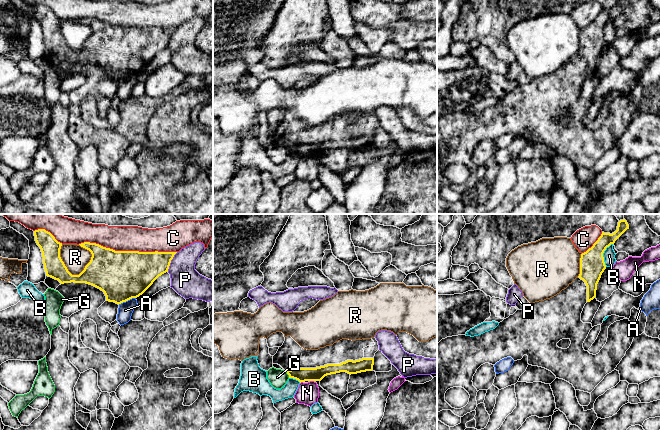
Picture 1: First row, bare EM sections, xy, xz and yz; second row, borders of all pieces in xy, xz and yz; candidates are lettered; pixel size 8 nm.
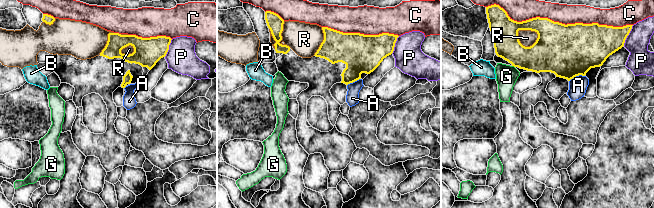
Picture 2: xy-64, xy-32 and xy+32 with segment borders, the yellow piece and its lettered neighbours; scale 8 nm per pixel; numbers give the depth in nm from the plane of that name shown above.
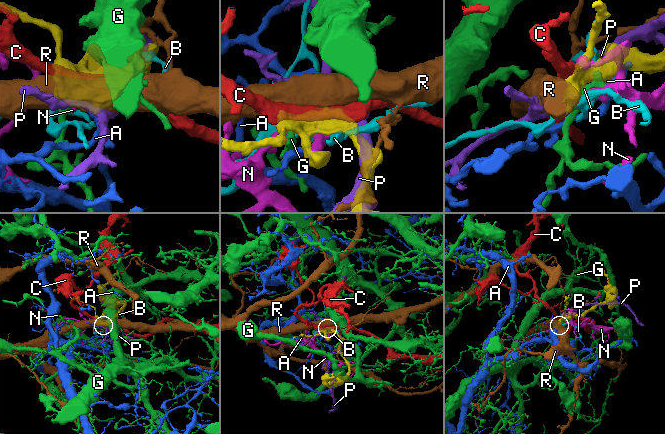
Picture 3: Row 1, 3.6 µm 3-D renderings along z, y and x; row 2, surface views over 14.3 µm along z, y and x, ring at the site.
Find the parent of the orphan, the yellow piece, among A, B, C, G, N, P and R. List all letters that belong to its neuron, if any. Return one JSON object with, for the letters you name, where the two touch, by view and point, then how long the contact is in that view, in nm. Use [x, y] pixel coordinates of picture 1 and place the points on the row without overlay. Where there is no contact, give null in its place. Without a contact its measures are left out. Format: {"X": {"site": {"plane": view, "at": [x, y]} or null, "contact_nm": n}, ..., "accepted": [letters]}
{"accepted": []}

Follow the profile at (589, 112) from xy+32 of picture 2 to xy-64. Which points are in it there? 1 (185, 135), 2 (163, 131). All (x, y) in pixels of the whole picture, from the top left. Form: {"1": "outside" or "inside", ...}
{"1": "outside", "2": "outside"}

